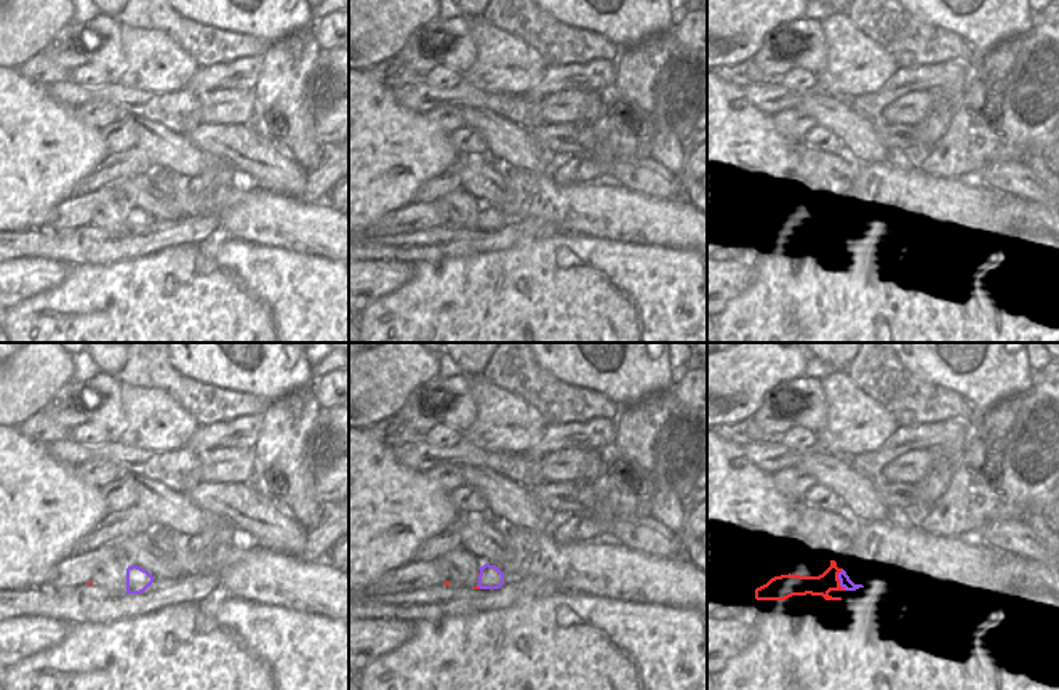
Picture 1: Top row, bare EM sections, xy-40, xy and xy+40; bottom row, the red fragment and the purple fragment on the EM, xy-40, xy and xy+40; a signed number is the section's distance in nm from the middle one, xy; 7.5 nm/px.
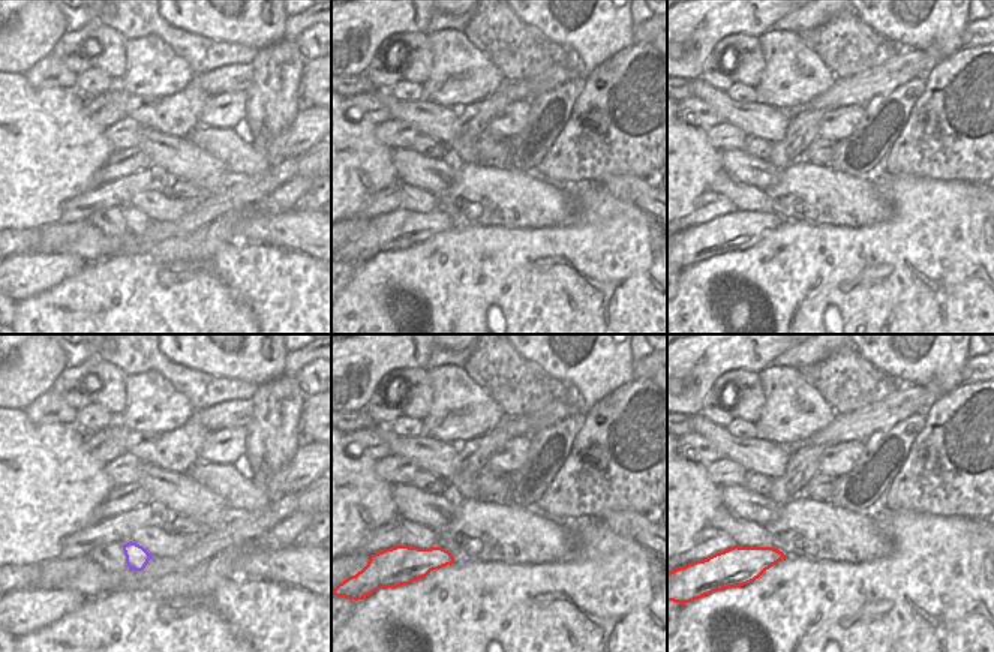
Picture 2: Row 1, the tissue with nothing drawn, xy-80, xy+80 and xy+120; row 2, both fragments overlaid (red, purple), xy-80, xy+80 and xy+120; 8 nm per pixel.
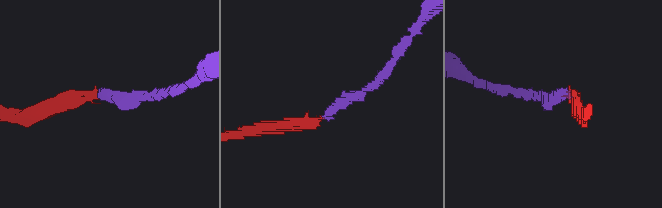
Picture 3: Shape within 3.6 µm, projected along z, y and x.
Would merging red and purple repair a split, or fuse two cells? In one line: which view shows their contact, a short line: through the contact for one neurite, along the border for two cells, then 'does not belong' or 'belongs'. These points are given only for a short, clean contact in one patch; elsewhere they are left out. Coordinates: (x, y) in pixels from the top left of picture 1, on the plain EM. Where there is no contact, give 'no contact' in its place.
contact in xy+40; line xy+40 (823, 226), (829, 221), (839, 221), (845, 223); belongs

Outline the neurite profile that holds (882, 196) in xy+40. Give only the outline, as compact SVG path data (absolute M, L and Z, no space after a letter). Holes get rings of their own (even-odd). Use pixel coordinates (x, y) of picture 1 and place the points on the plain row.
M853 162L856 173L849 192L838 199L854 226L865 229L905 229L923 232L1003 232L1006 235L1037 235L1059 240L1059 210L997 192L969 179L944 179L913 166L865 165Z

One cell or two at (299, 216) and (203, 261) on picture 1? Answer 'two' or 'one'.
two

